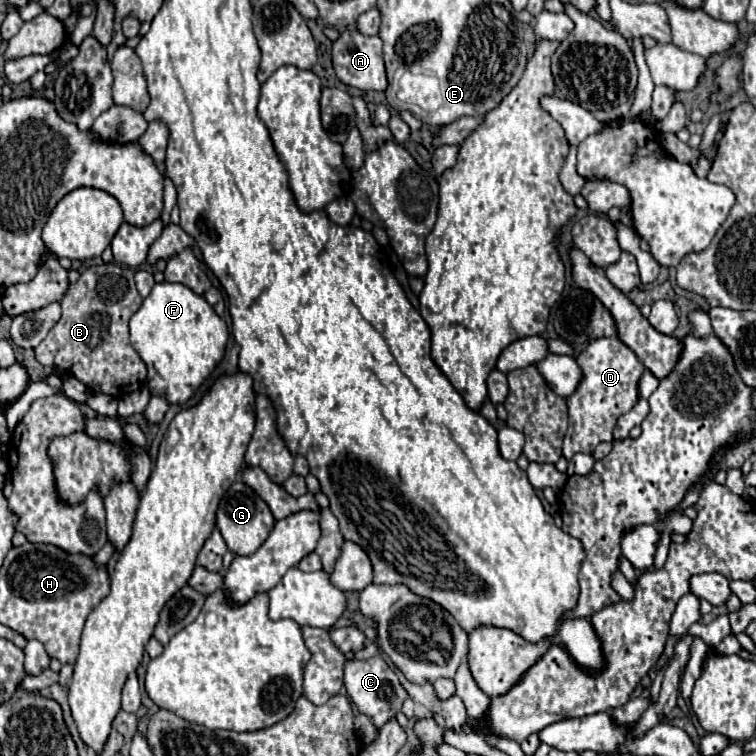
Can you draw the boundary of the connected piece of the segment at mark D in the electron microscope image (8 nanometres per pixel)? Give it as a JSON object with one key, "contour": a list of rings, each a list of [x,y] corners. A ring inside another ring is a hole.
{"contour":[[[595,339],[579,355],[577,363],[581,367],[581,381],[571,397],[567,397],[569,407],[569,429],[563,437],[563,457],[571,459],[575,453],[593,455],[595,447],[603,441],[611,441],[617,419],[633,409],[639,399],[639,379],[645,373],[643,363],[637,355],[619,339]]]}

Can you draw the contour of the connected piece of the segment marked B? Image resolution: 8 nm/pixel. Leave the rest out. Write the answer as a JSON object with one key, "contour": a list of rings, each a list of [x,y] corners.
{"contour":[[[103,263],[85,269],[79,281],[71,283],[63,295],[63,315],[35,349],[37,361],[75,375],[93,393],[111,393],[111,397],[119,399],[137,391],[145,385],[147,367],[129,343],[129,319],[141,307],[141,301],[131,267]]]}

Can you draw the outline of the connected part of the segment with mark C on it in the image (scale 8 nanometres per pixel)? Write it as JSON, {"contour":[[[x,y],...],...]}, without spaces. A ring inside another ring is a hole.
{"contour":[[[375,655],[371,659],[347,659],[343,671],[345,671],[343,683],[347,687],[351,701],[357,705],[357,709],[361,713],[369,715],[377,727],[381,727],[387,719],[391,719],[393,715],[397,715],[401,711],[401,703],[407,699],[407,693],[401,687],[393,669],[379,655]]]}

